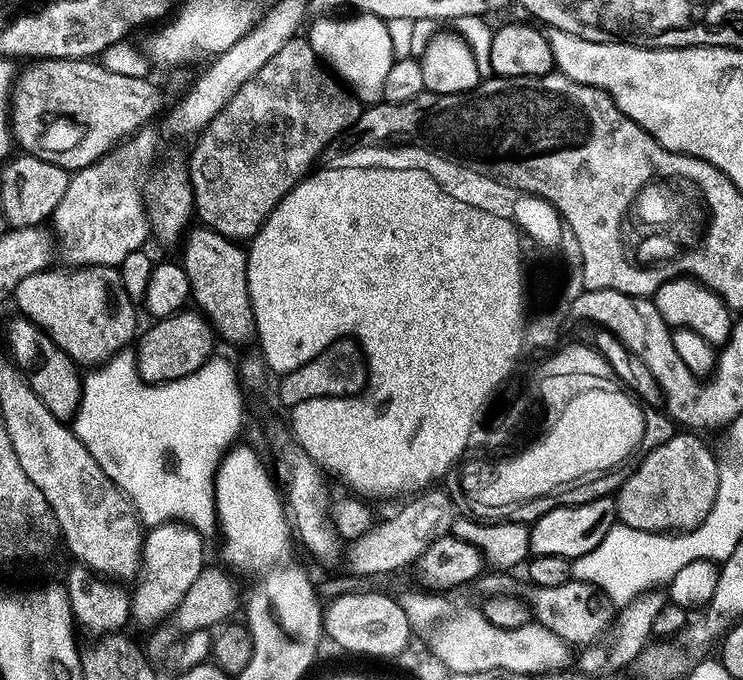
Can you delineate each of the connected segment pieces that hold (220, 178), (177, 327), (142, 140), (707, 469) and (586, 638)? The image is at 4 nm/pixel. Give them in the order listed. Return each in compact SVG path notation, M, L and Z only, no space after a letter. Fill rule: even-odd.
M306 38L288 40L197 137L188 161L195 217L203 227L213 228L230 240L251 241L282 197L313 171L312 163L331 140L344 136L354 126L361 111L360 100L321 63Z
M196 310L176 312L170 318L149 323L149 328L139 333L134 344L136 369L147 384L168 384L171 380L186 378L213 359L212 325Z
M145 126L135 133L135 135L128 138L117 145L117 148L113 151L112 155L102 157L98 162L91 164L88 167L84 167L82 170L73 173L70 177L69 184L66 188L66 192L56 206L50 224L54 226L57 234L64 240L70 240L70 256L74 260L73 263L79 264L81 267L88 267L90 265L102 265L104 267L119 267L121 262L128 256L128 254L145 247L145 241L148 242L151 237L151 228L148 222L148 212L146 205L146 198L142 187L142 180L140 184L140 174L142 170L151 162L158 150L158 144L160 142L160 136L154 126Z
M680 430L677 436L669 438L665 444L657 446L653 452L644 456L644 461L633 467L630 478L615 493L616 515L619 523L634 530L657 532L657 533L686 533L698 527L700 523L710 514L714 506L715 496L718 494L719 466L717 464L717 453L711 452L695 431Z
M573 578L562 586L533 587L531 591L532 593L527 593L526 599L532 609L535 623L558 634L558 638L562 638L569 646L597 643L613 623L613 605L596 588L581 580Z

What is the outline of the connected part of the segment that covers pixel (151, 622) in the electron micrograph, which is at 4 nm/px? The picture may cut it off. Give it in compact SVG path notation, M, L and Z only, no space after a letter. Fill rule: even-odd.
M179 522L157 524L147 529L143 552L140 555L140 569L135 577L136 589L131 589L131 619L137 620L147 630L163 625L176 611L186 590L190 589L200 571L206 567L204 561L205 537L193 528Z

